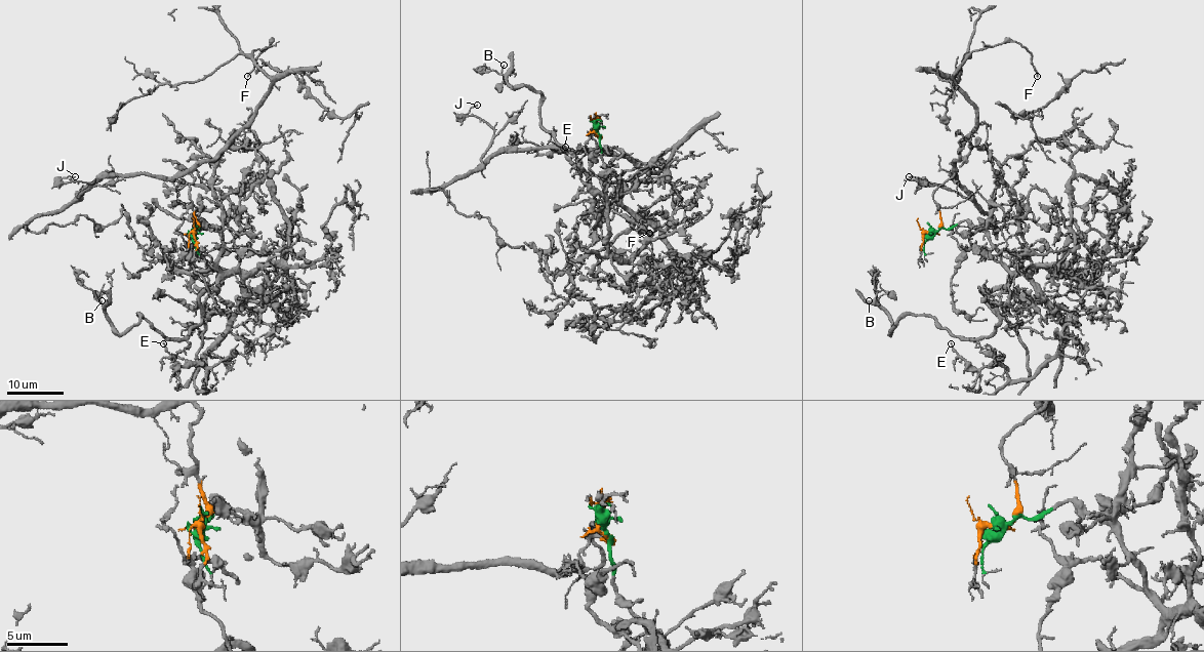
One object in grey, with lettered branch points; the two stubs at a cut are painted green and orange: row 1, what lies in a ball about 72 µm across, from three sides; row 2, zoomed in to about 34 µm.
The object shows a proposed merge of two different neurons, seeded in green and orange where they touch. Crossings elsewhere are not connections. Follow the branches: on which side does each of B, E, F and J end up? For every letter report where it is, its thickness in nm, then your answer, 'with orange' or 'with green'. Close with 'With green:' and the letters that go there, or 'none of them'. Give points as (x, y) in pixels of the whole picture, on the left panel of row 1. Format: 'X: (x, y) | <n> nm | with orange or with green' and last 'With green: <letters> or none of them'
B: (102, 300) | 90 nm | with green
E: (163, 343) | 80 nm | with green
F: (247, 76) | 170 nm | with orange
J: (75, 176) | 120 nm | with orange
With green: B, E

